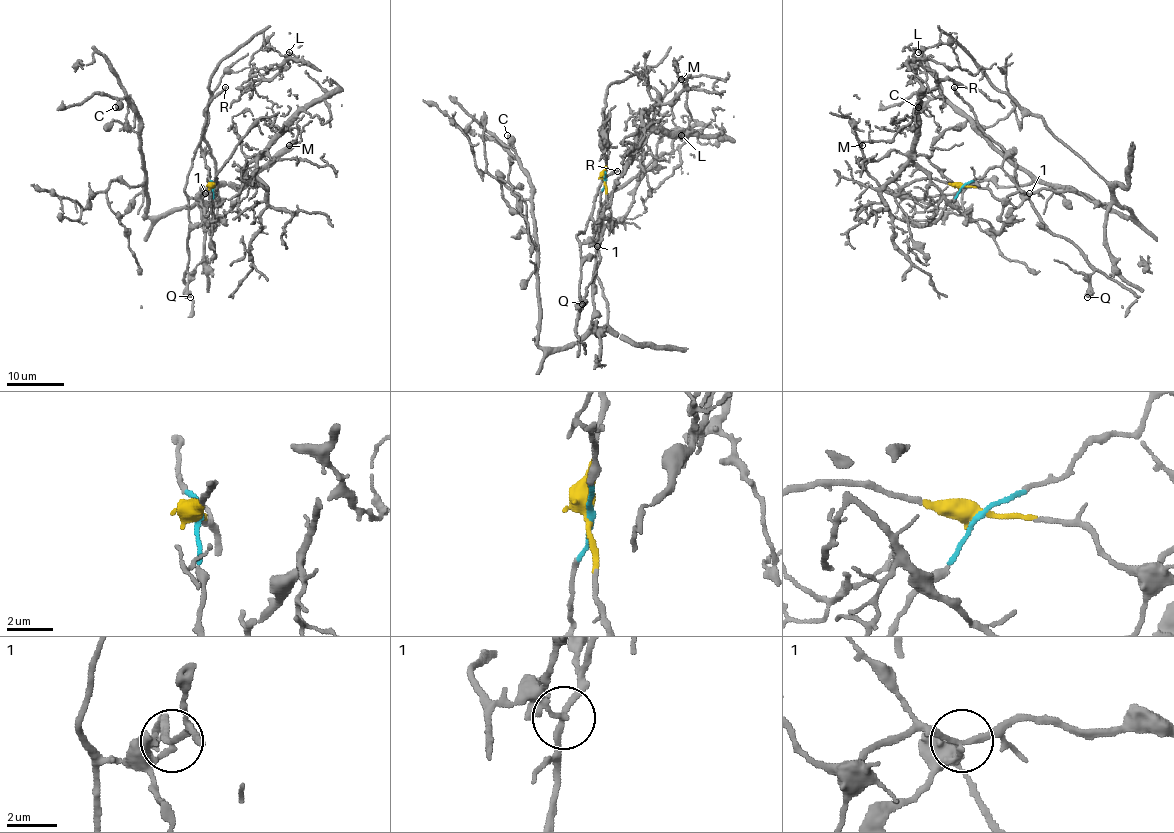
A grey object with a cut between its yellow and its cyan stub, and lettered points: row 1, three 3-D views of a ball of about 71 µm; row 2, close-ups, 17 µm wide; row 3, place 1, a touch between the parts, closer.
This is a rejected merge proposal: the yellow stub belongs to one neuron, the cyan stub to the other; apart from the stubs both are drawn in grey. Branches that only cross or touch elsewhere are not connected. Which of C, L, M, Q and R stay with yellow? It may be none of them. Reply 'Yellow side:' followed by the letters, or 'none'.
Yellow side: C, L, M

